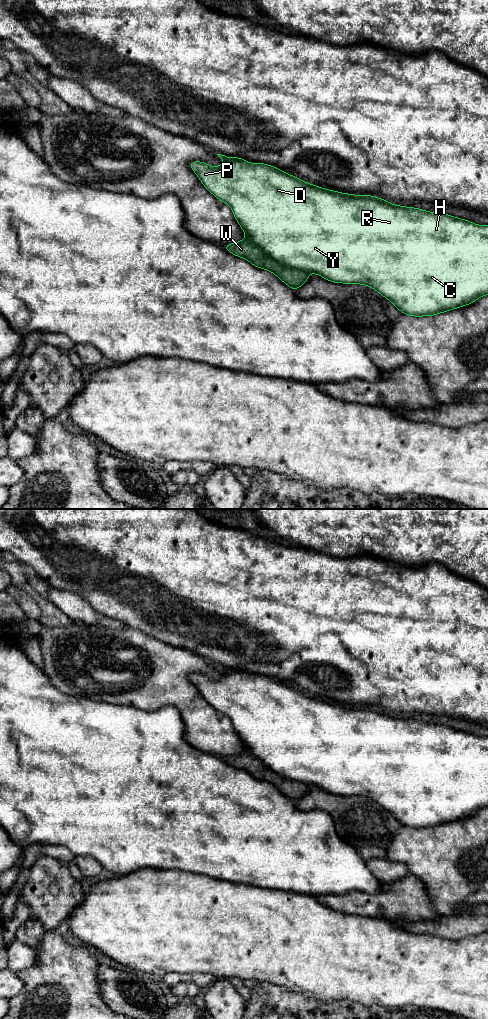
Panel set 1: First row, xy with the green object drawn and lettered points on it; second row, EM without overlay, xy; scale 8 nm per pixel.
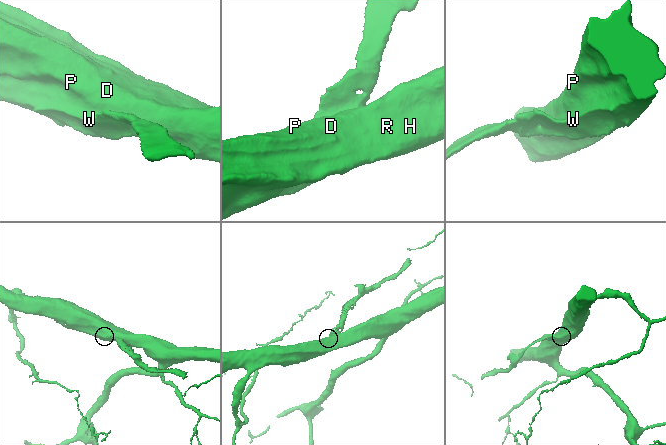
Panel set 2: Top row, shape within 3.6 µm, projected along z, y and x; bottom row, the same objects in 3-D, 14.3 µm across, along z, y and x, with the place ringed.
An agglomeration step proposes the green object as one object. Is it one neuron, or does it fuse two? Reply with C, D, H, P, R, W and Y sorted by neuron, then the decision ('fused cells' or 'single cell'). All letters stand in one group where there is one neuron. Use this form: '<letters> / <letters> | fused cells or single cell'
C D H P R Y / W | fused cells

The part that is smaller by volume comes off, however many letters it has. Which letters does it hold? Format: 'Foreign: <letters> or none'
Foreign: W

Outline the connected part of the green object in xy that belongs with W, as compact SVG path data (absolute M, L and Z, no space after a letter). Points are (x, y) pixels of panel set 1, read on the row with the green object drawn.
M248 238L225 245L224 249L235 256L248 260L257 268L272 272L293 290L298 289L308 280L308 272L278 263Z

